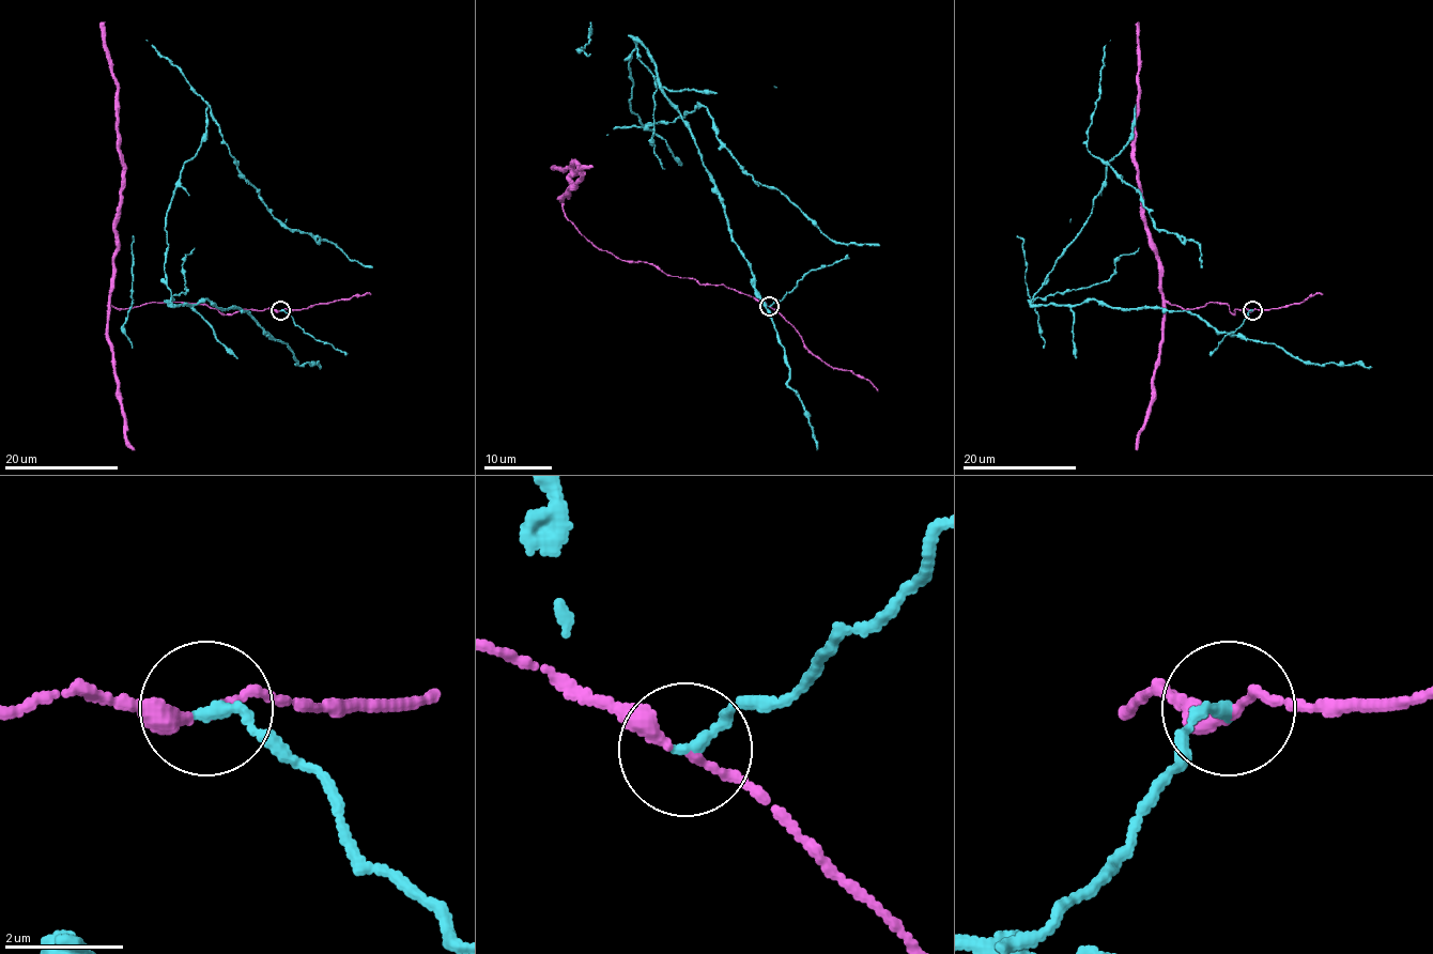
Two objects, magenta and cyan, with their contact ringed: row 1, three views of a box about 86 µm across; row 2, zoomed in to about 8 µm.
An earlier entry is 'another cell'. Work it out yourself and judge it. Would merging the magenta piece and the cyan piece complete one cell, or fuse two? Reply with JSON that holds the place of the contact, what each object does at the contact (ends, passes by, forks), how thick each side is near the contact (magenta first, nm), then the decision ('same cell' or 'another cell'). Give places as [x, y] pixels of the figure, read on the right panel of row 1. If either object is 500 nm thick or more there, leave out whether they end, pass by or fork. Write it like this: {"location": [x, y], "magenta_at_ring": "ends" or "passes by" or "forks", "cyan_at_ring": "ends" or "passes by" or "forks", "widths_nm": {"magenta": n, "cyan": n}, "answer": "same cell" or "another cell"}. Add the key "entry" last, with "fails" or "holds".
{"location": [1252, 310], "magenta_at_ring": "passes by", "cyan_at_ring": "ends", "widths_nm": {"magenta": 190, "cyan": 200}, "answer": "another cell", "entry": "holds"}

